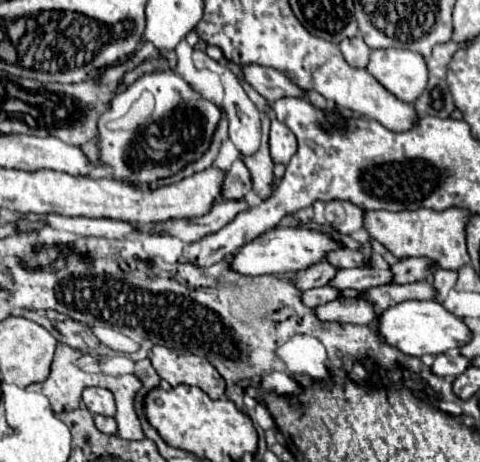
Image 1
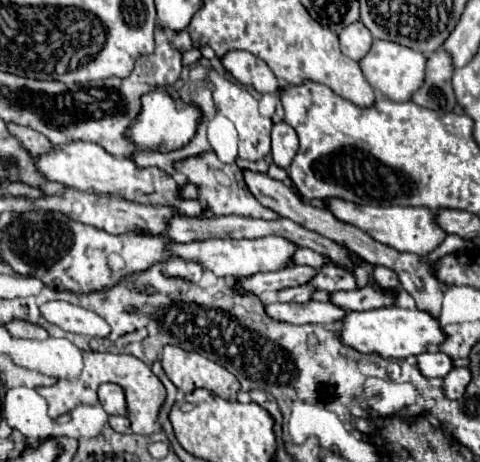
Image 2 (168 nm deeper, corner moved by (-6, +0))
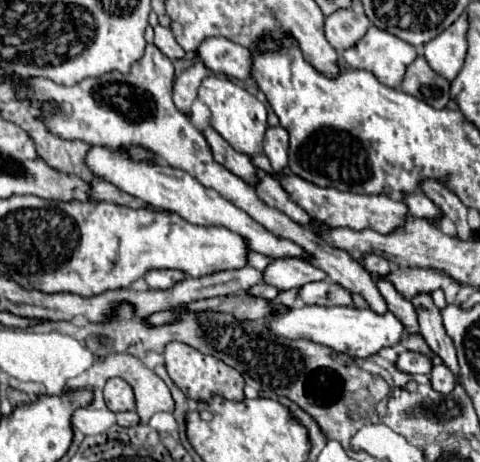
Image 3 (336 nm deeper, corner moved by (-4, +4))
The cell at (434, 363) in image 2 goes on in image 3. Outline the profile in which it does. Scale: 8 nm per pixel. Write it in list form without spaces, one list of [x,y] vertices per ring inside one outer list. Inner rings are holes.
[[[402,350],[396,366],[398,366],[402,372],[406,372],[406,374],[430,374],[430,370],[432,370],[432,360],[426,358],[426,356],[422,356],[422,354],[418,354],[418,352]]]

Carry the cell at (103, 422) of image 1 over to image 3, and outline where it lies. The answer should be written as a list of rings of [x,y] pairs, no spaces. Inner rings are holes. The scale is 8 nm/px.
[[[118,412],[116,422],[118,422],[118,426],[126,428],[126,426],[136,426],[140,422],[140,418],[136,412]]]

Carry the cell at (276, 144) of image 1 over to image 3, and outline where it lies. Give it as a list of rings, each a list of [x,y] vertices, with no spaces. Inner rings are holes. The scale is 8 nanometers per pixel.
[[[282,126],[266,130],[264,136],[264,154],[272,162],[274,172],[280,172],[288,164],[288,132]]]

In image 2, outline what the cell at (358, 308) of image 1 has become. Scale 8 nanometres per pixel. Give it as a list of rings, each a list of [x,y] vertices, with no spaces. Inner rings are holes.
[[[308,300],[304,304],[272,302],[264,304],[264,310],[268,318],[288,324],[334,324],[346,314],[346,310],[334,306],[332,302],[314,302],[314,300]]]

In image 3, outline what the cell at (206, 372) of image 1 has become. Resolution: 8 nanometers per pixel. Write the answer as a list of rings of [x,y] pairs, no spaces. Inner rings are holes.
[[[170,342],[164,350],[164,360],[166,360],[166,370],[168,370],[170,378],[188,398],[202,400],[202,402],[210,402],[212,396],[222,396],[232,402],[238,402],[244,398],[242,374],[214,356],[206,356],[206,354],[194,350],[192,346],[186,346],[182,342]]]

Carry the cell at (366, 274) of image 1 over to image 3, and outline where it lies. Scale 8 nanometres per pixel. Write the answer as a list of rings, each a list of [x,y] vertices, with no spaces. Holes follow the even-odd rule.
[[[280,258],[264,270],[264,282],[280,290],[302,288],[304,284],[318,280],[326,280],[326,272],[302,258]]]

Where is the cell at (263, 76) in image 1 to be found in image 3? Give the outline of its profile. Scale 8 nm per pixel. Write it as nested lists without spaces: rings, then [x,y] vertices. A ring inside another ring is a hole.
[[[222,36],[206,38],[198,46],[198,54],[202,62],[214,72],[224,72],[226,76],[234,76],[240,80],[252,76],[252,52]]]

